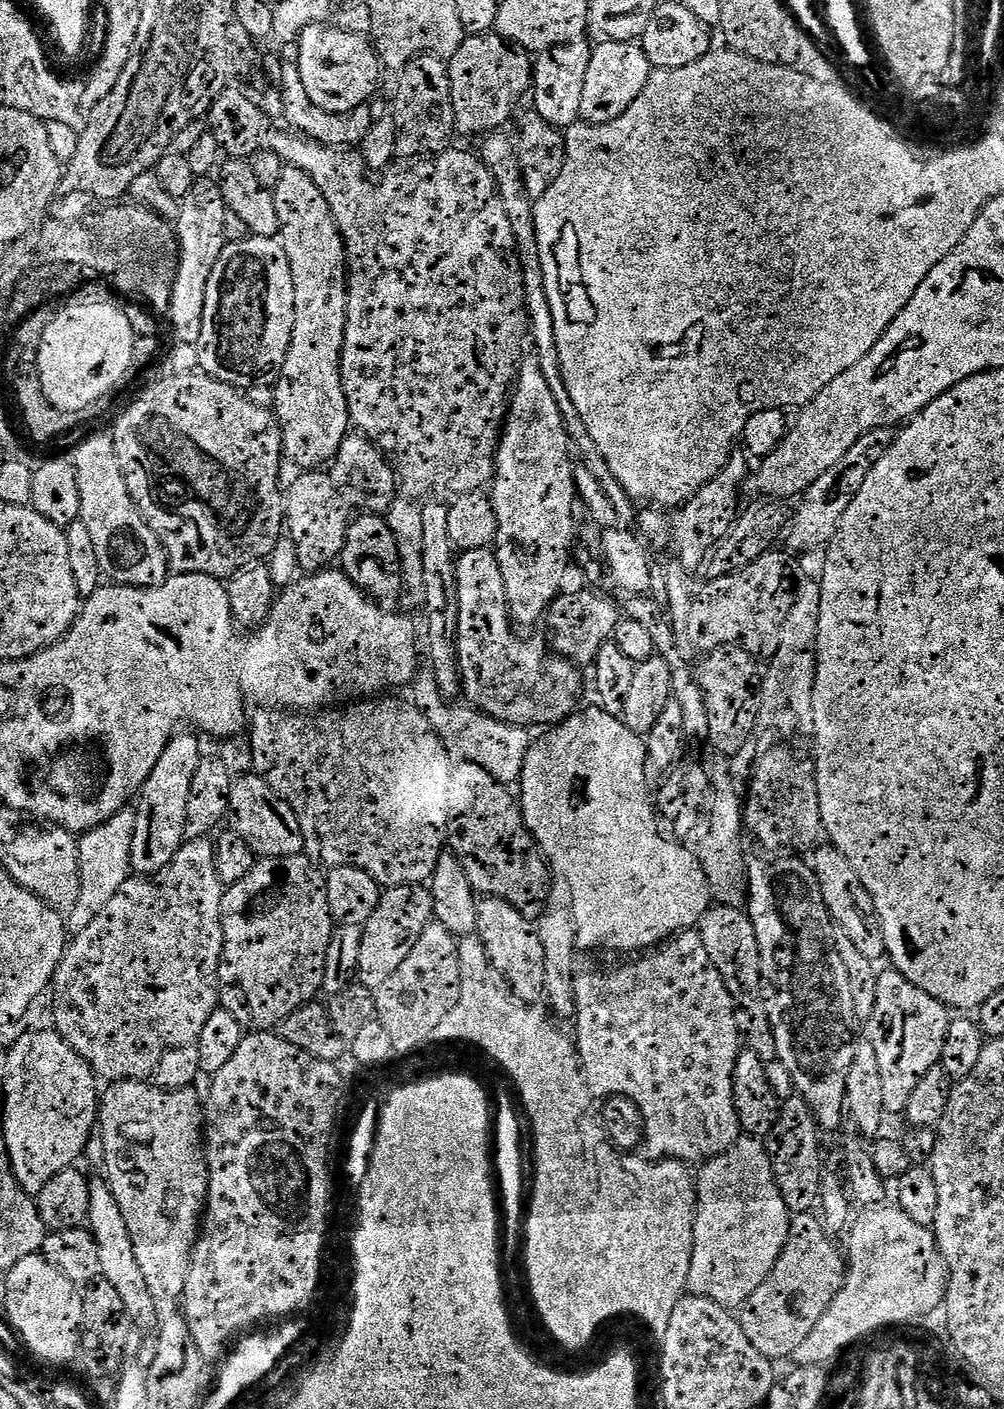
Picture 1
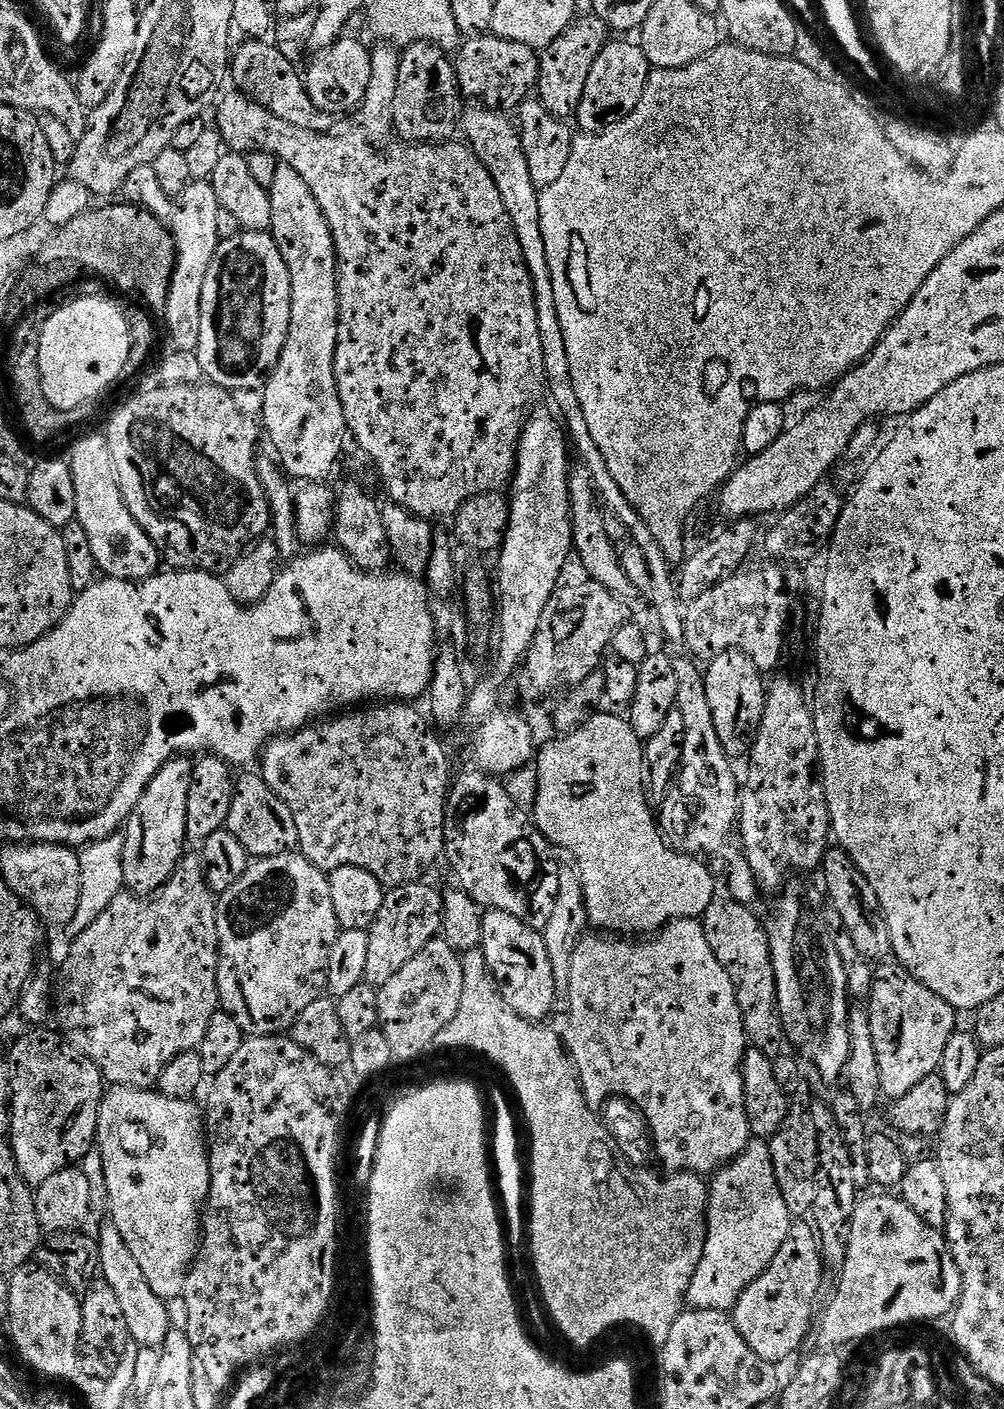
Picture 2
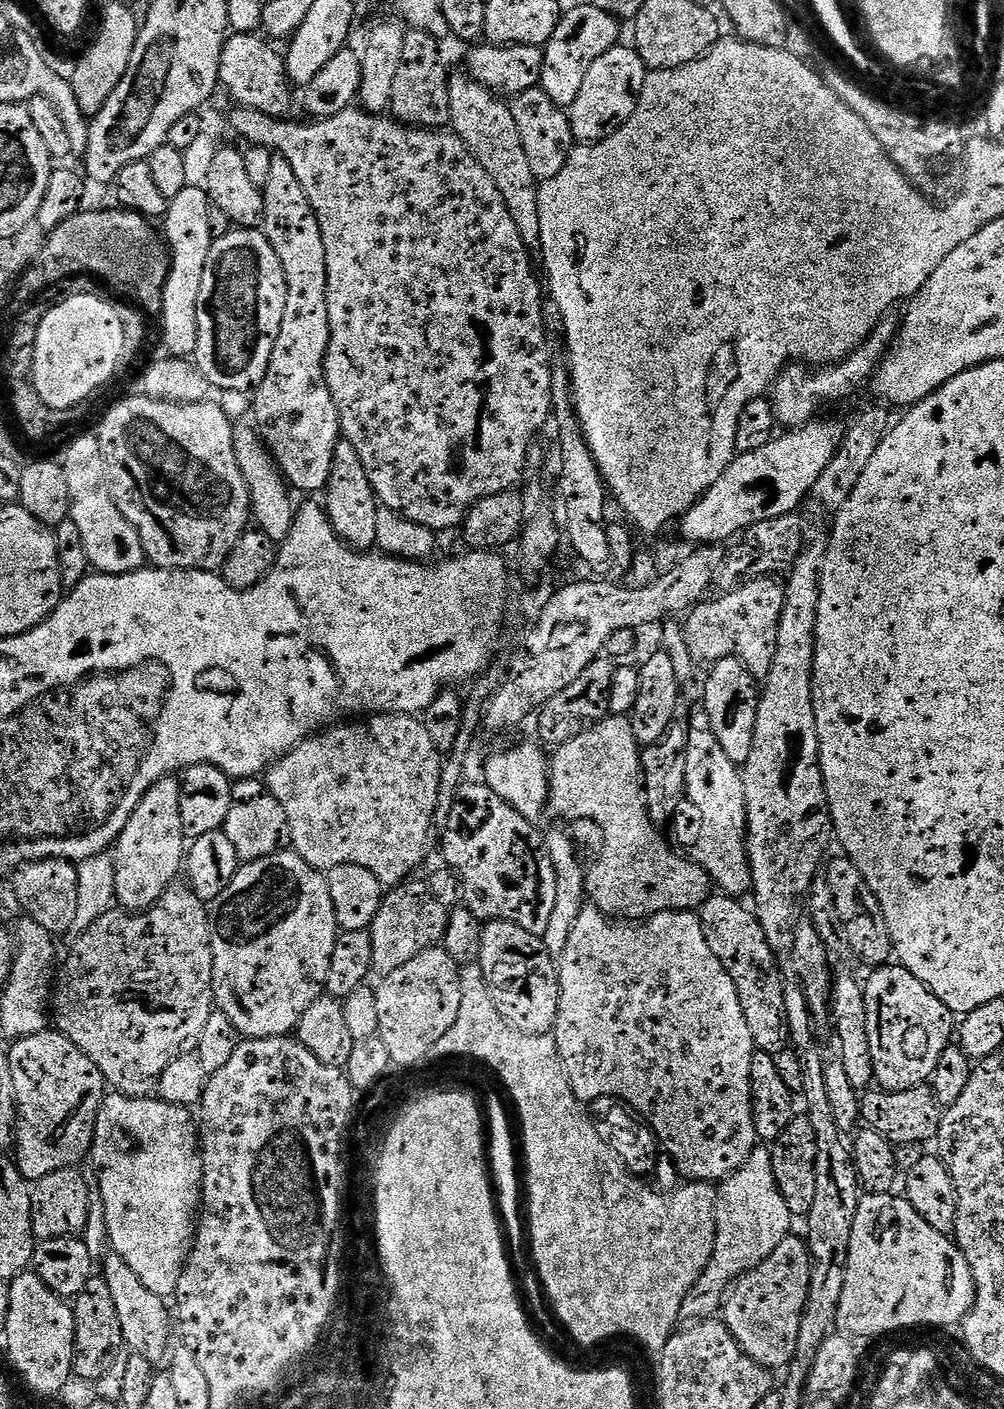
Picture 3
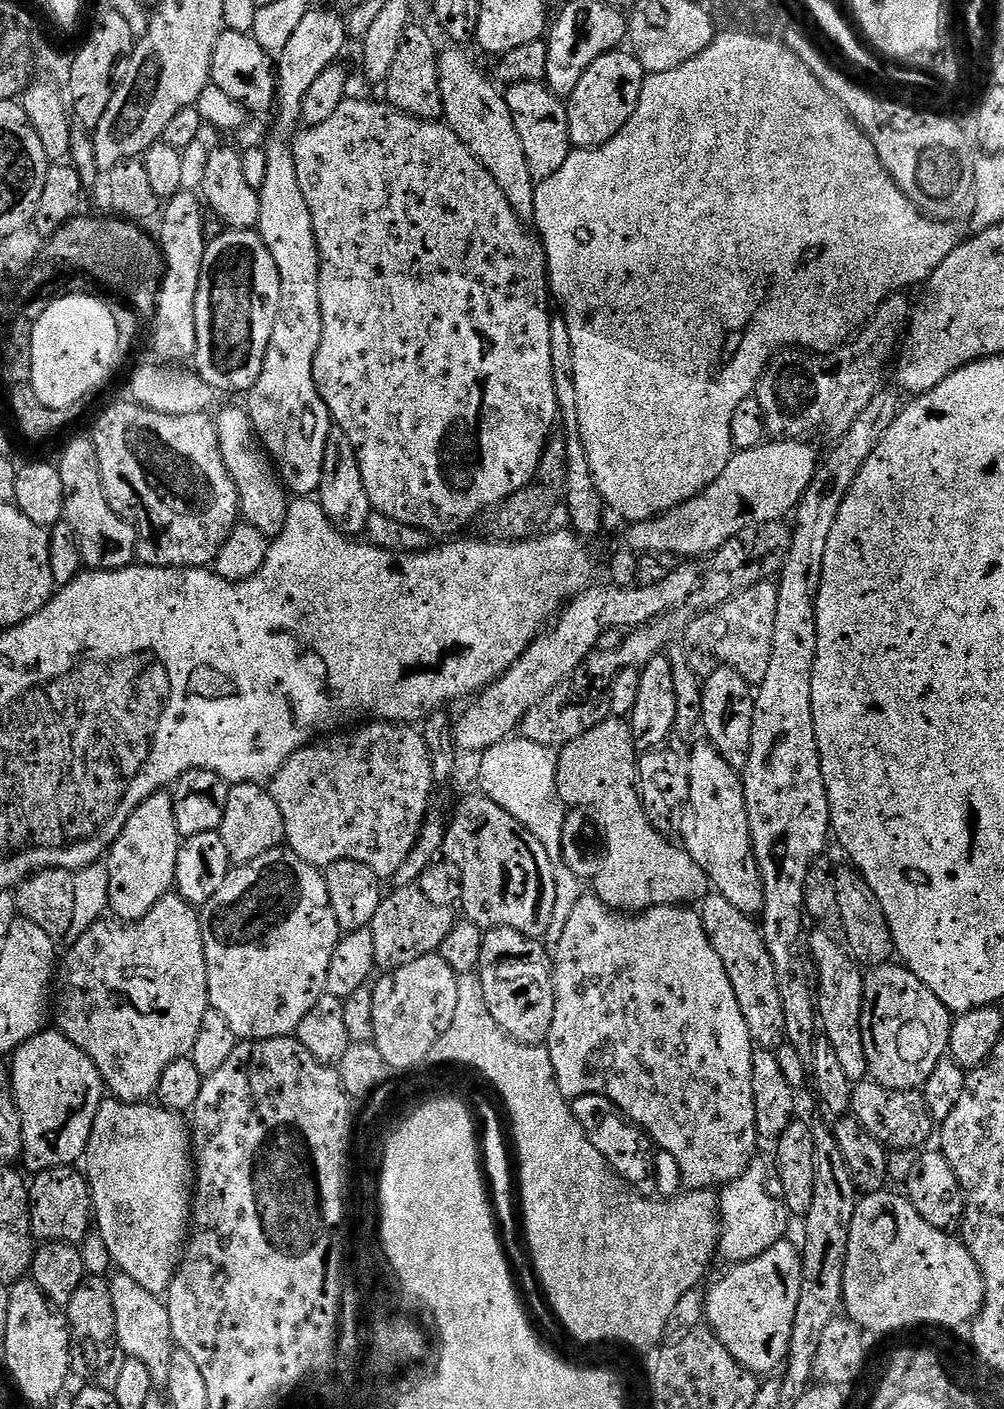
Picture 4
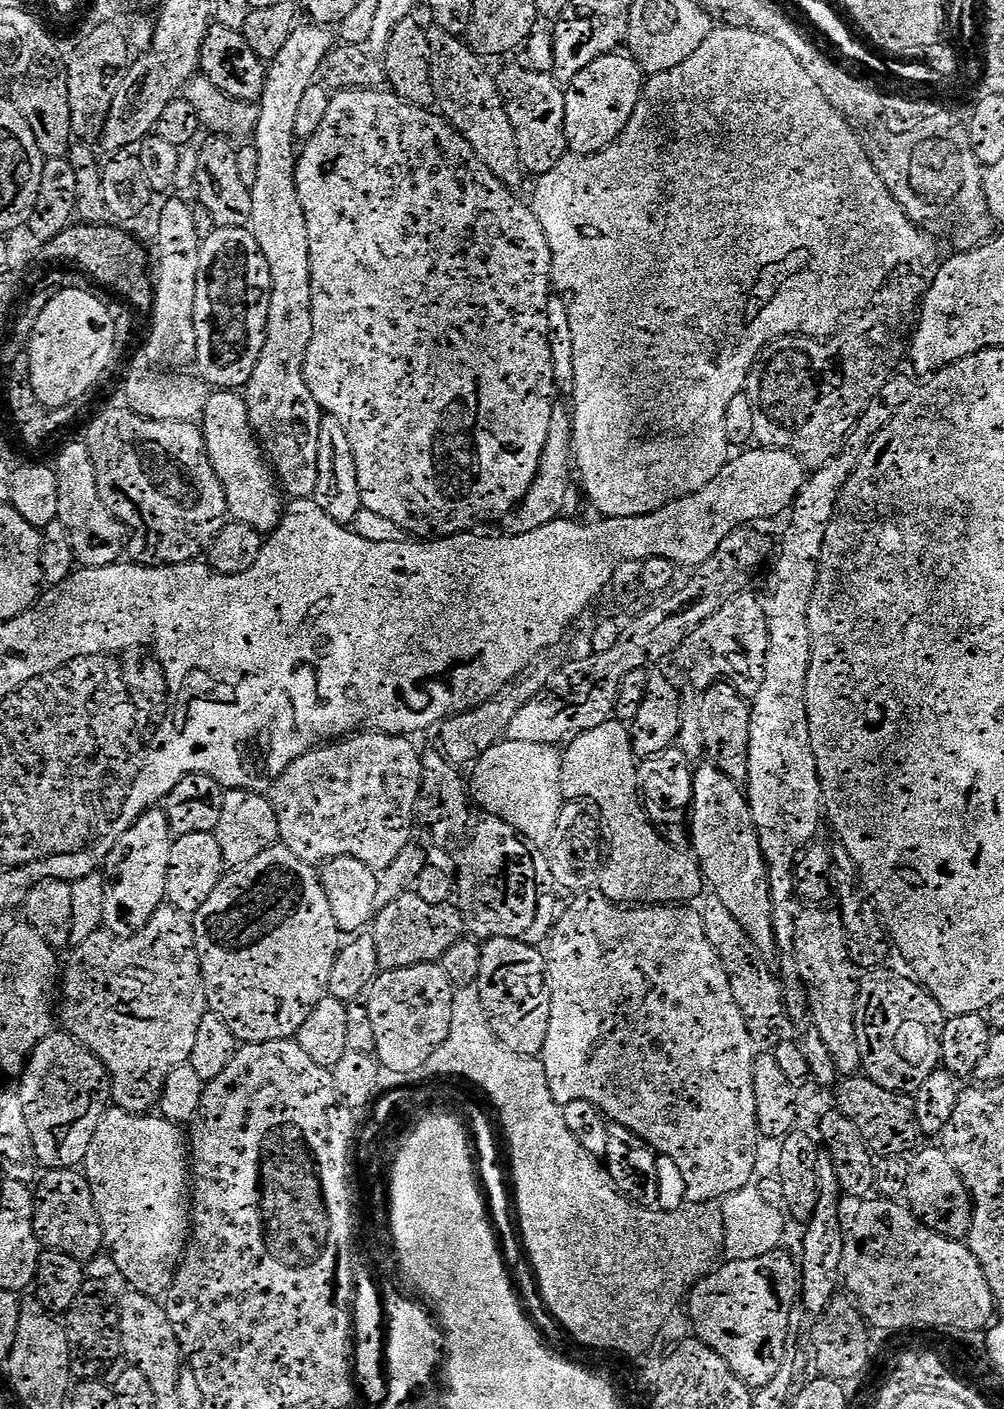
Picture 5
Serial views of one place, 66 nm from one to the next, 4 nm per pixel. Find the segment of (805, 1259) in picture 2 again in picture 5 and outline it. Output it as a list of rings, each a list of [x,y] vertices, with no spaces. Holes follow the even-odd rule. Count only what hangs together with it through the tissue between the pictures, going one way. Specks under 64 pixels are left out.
[[[784,1251],[762,1254],[762,1258],[728,1260],[721,1263],[715,1270],[709,1271],[708,1275],[692,1289],[686,1300],[688,1319],[692,1322],[695,1335],[706,1346],[713,1348],[727,1362],[733,1374],[753,1390],[773,1381],[774,1374],[778,1373],[778,1368],[785,1362],[784,1351],[788,1348],[792,1311],[798,1308],[800,1294],[798,1264],[794,1256],[792,1260],[791,1254]]]

